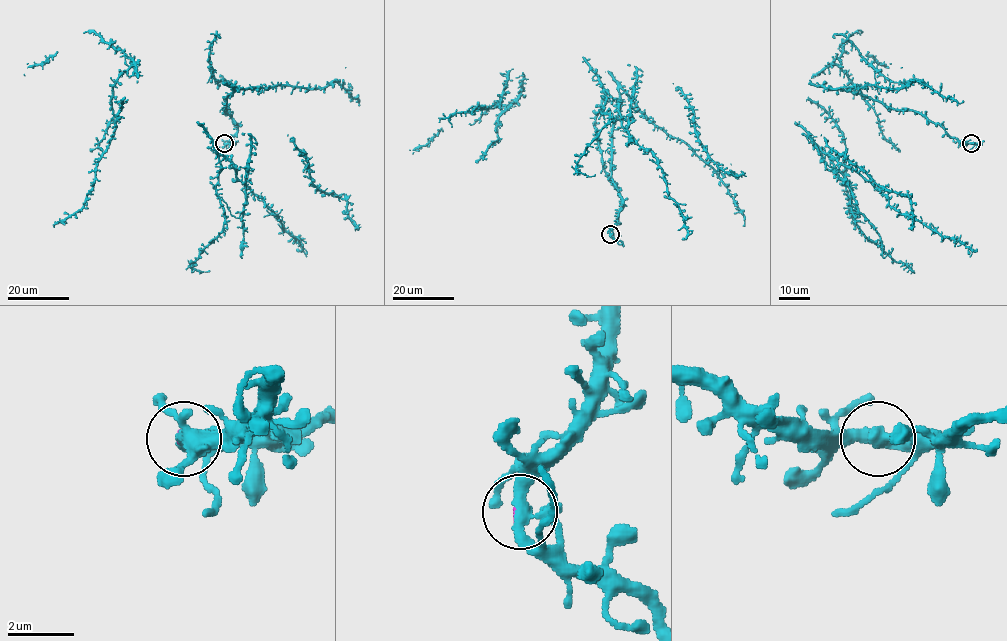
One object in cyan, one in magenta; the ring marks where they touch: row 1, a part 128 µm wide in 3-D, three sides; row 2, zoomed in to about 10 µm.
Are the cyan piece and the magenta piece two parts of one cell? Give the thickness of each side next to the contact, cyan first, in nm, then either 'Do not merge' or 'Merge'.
Thickness 320 nm (cyan) against 110 nm. Do not merge

